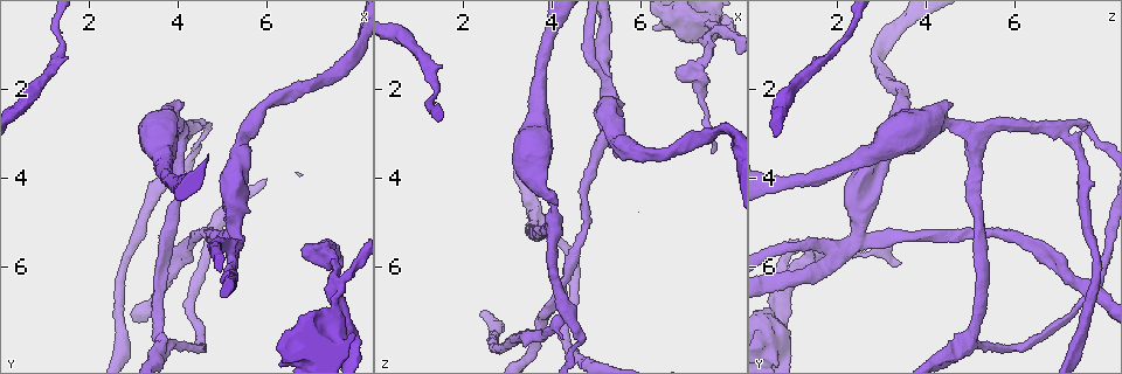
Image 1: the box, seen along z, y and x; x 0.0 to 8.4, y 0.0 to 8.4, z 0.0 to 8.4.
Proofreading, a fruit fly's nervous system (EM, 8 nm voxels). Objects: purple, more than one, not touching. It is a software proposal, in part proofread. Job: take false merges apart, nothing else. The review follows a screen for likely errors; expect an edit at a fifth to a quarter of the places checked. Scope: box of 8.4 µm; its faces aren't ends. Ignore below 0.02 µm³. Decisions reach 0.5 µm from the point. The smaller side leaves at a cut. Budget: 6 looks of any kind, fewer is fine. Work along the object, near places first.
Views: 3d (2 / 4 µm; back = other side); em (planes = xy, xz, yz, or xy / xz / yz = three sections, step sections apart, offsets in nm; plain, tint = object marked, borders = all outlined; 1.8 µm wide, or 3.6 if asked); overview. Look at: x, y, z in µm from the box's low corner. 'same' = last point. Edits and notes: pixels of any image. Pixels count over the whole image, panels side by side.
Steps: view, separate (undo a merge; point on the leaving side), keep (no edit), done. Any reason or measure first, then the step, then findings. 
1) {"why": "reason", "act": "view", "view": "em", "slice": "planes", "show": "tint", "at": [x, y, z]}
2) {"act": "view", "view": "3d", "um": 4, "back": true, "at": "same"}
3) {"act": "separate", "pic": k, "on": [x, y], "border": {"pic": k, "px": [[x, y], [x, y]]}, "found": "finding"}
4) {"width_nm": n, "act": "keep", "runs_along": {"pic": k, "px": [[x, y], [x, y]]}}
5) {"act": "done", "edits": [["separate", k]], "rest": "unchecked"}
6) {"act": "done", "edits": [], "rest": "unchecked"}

{"why": "sudden change in width", "act": "view", "view": "em", "slice": "planes", "show": "tint", "at": [4.00, 3.05, 4.95]}

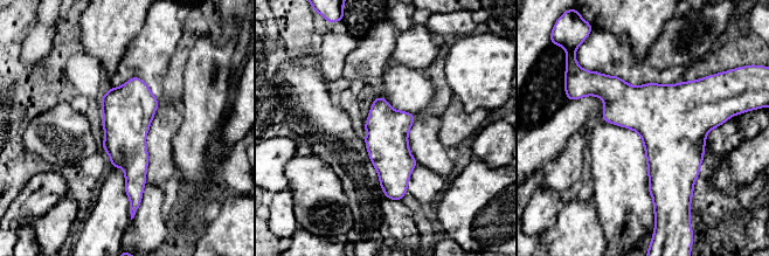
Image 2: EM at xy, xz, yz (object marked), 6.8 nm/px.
{"act": "keep", "found": "all the same cell"}

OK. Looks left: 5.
{"why": "thick turns thin", "act": "view", "view": "em", "um": 3.6, "slice": "planes", "show": "plain", "at": [4.25, 2.90, 6.95]}

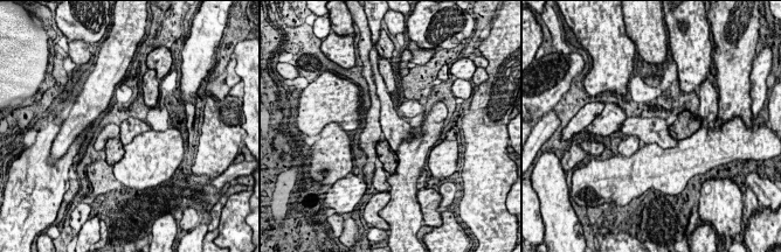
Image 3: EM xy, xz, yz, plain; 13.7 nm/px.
{"why": "where the object lies", "act": "view", "view": "em", "um": 3.6, "slice": "planes", "show": "tint", "at": "same"}

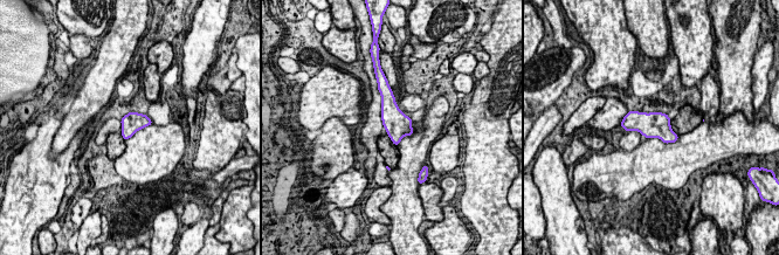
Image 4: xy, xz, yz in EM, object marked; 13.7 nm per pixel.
{"act": "keep", "found": "continuous, no second cell"}

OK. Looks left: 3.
{"why": "sudden change in width", "act": "view", "view": "3d", "um": 2, "at": [5.35, 5.25, 2.50]}

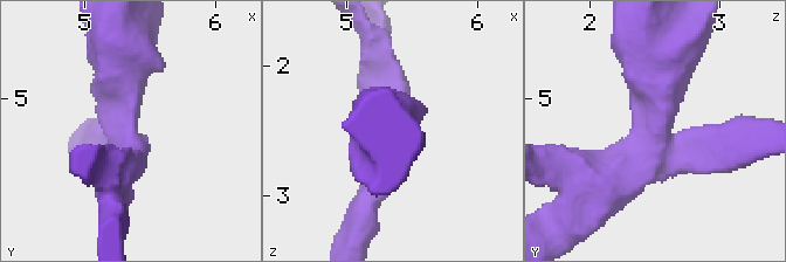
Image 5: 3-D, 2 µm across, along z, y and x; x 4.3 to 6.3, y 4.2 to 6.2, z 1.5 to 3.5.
{"arms": 3, "arm_widths_nm": [220, 280, 480], "act": "view", "view": "em", "slice": "xy", "step": 4, "show": "tint", "at": [5.30, 5.26, 2.58]}

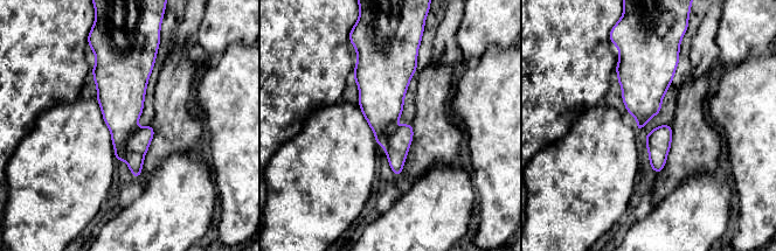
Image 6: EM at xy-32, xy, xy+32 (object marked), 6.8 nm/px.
{"act": "view", "view": "em", "slice": "planes", "show": "tint", "at": "same"}

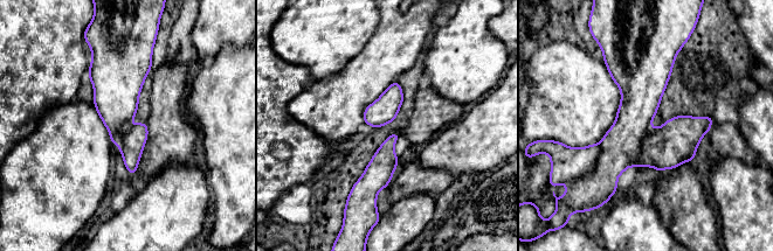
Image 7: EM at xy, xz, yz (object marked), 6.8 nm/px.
{"width_nm": 180, "act": "separate", "pic": 7, "on": [674, 143], "border": {"pic": 7, "px": [[650, 127], [642, 140], [635, 166]]}, "found": "a second cell is stuck on"}

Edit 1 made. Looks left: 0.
{"act": "done", "edits": [["separate", 7]], "rest": "unchecked"}

